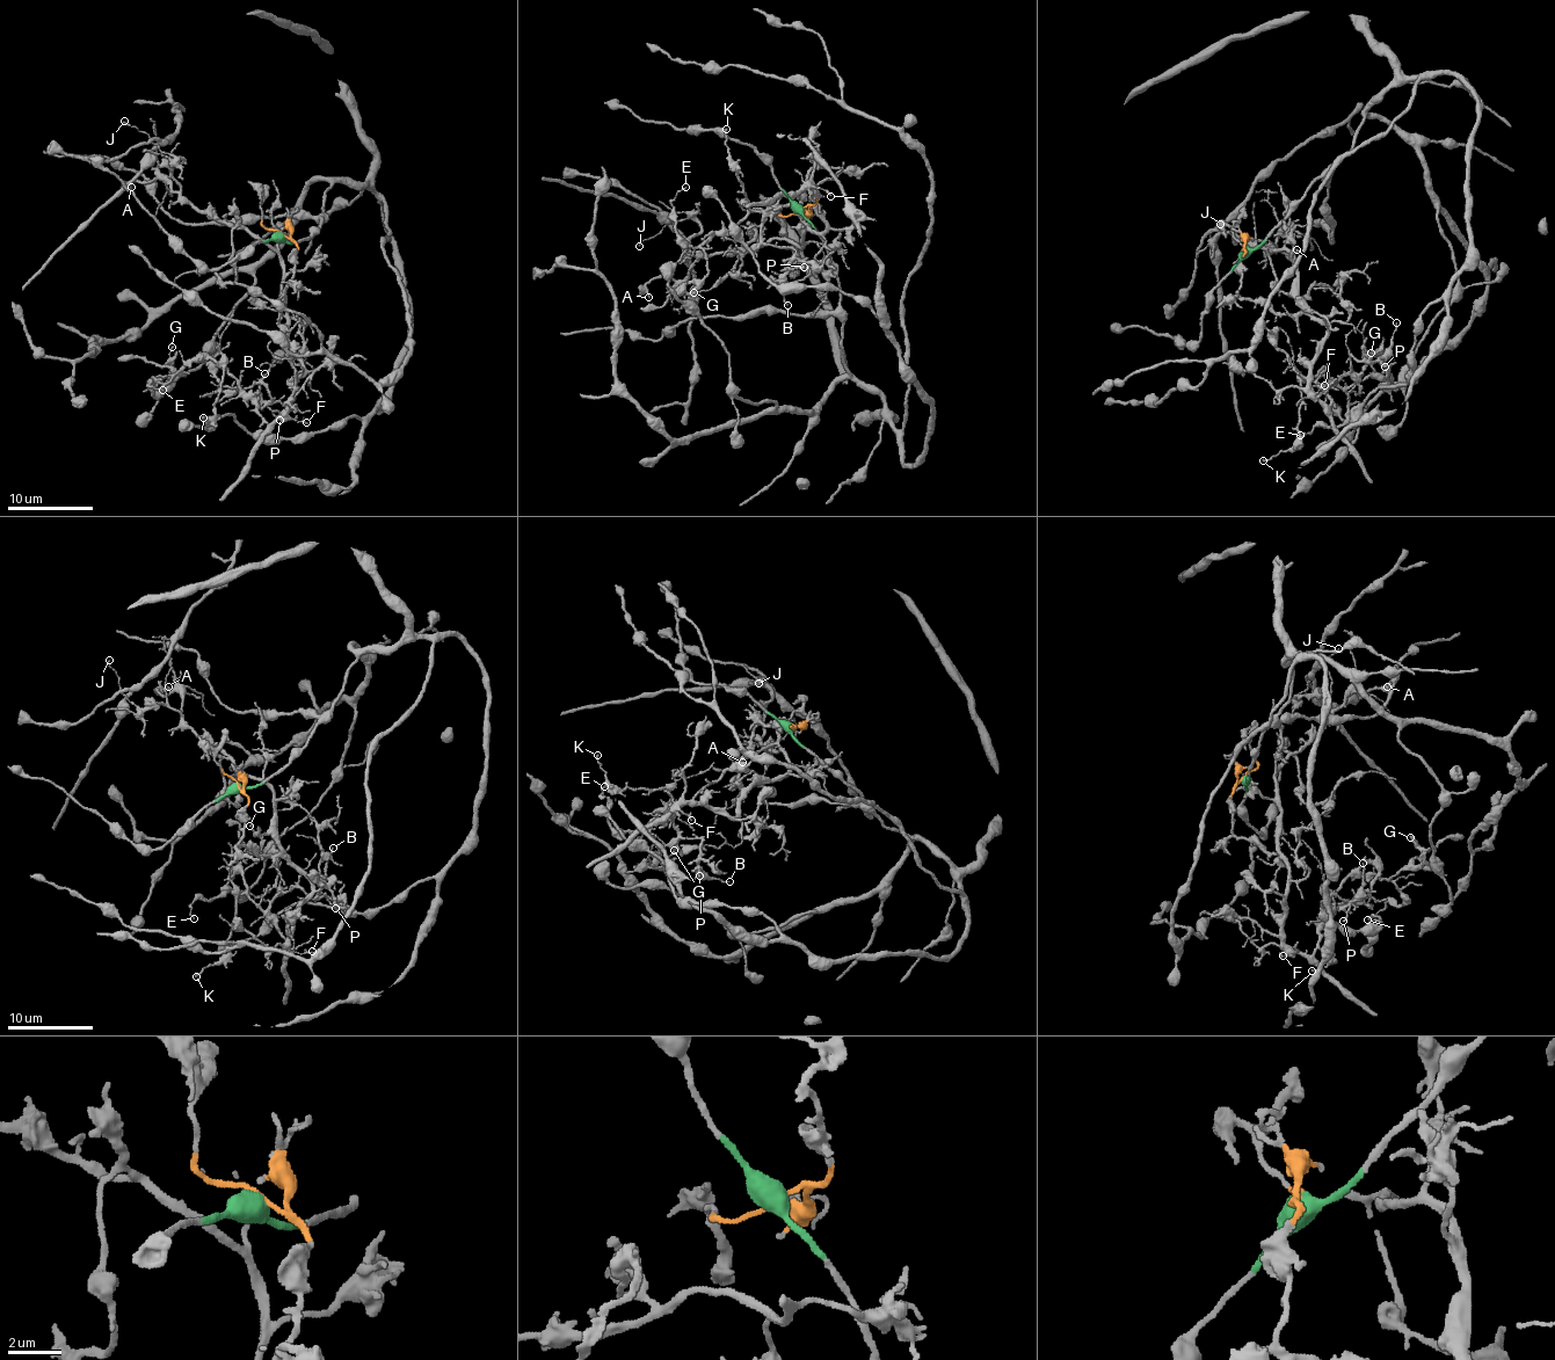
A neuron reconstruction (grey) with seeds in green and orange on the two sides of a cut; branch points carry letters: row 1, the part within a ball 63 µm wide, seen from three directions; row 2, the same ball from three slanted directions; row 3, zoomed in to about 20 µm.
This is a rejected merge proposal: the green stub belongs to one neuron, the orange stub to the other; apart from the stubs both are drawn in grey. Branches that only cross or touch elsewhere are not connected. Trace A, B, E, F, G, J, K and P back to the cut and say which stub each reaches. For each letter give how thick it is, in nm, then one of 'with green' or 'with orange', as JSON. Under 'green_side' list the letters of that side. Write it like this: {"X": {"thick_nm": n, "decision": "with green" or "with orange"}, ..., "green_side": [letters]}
{"A": {"thick_nm": 190, "decision": "with orange"}, "B": {"thick_nm": 140, "decision": "with orange"}, "E": {"thick_nm": 110, "decision": "with orange"}, "F": {"thick_nm": 170, "decision": "with orange"}, "G": {"thick_nm": 160, "decision": "with orange"}, "J": {"thick_nm": 110, "decision": "with orange"}, "K": {"thick_nm": 140, "decision": "with orange"}, "P": {"thick_nm": 180, "decision": "with orange"}, "green_side": []}

